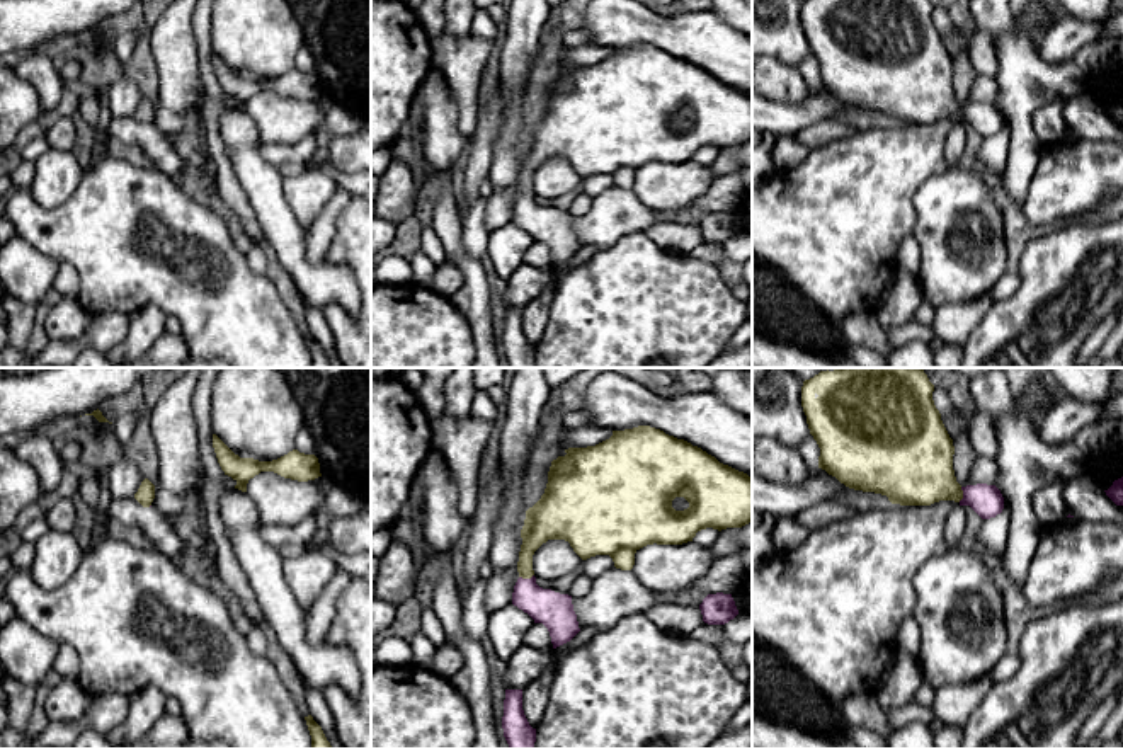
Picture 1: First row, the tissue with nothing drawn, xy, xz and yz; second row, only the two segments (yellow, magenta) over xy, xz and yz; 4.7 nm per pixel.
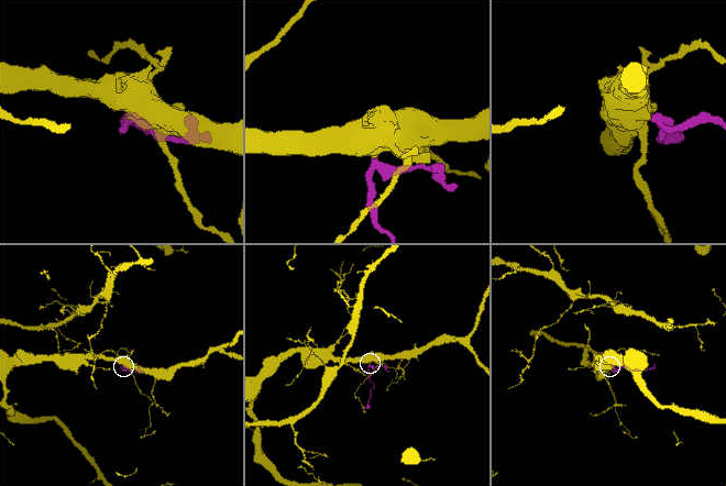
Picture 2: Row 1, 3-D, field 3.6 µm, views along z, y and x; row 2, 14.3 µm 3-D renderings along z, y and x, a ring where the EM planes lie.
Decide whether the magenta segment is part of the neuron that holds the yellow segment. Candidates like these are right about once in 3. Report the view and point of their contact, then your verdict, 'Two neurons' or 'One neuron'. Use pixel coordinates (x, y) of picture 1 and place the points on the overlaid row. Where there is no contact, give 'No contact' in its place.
Touches yellow at xz (526, 577). One neuron

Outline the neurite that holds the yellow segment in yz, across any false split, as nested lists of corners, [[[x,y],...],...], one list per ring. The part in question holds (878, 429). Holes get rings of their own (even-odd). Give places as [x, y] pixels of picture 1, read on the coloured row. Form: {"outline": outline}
{"outline": [[[837,368],[820,371],[801,386],[801,407],[810,434],[820,448],[818,468],[849,489],[886,495],[892,504],[931,506],[955,500],[970,506],[982,519],[995,517],[1004,509],[1004,497],[995,485],[961,487],[953,470],[955,446],[932,400],[934,385],[922,368]]]}

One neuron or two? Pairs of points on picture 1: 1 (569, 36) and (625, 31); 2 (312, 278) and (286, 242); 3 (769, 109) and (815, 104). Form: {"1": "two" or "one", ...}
{"1": "two", "2": "one", "3": "one"}

